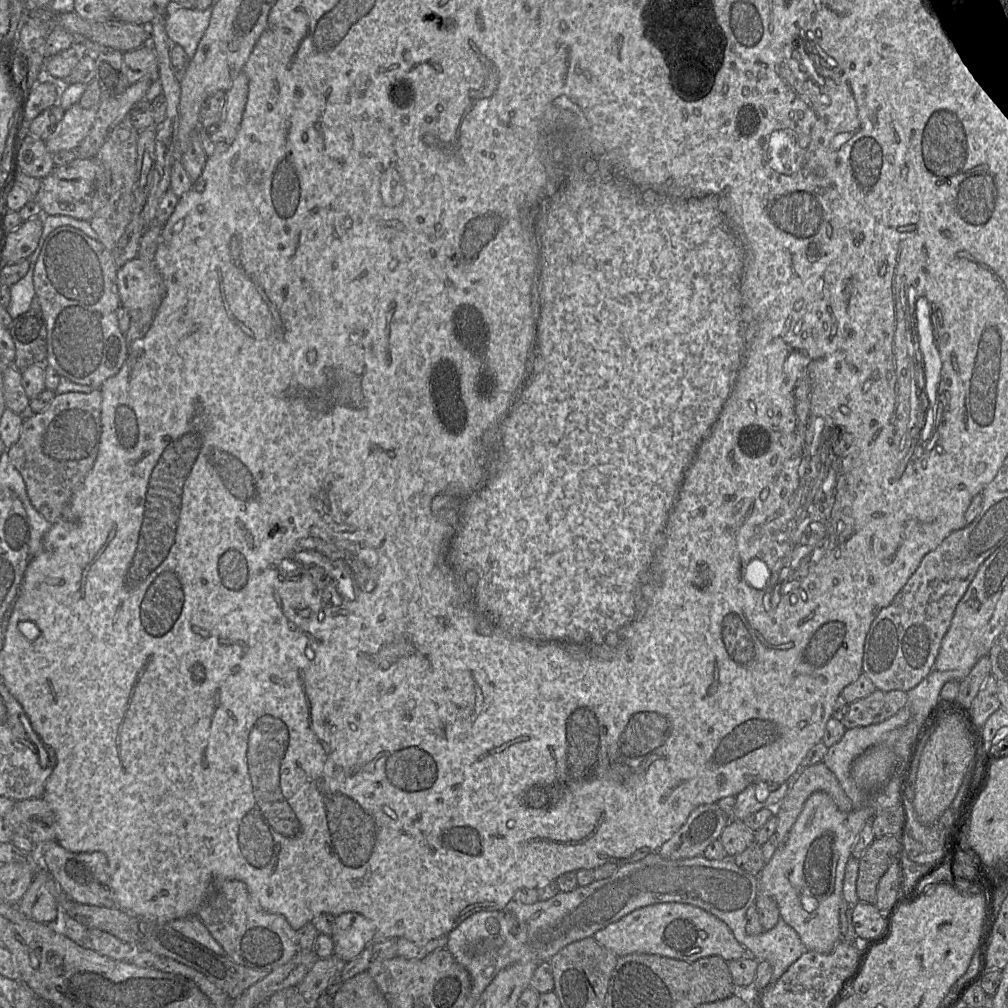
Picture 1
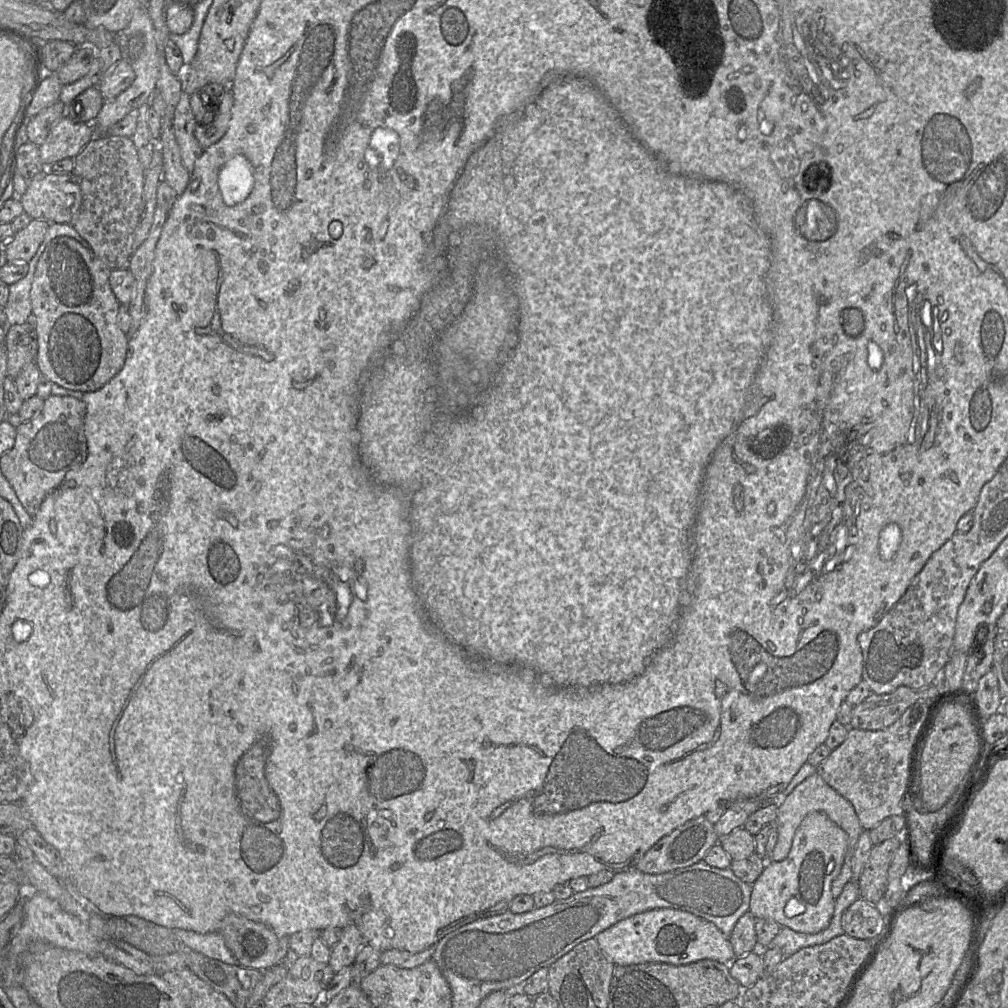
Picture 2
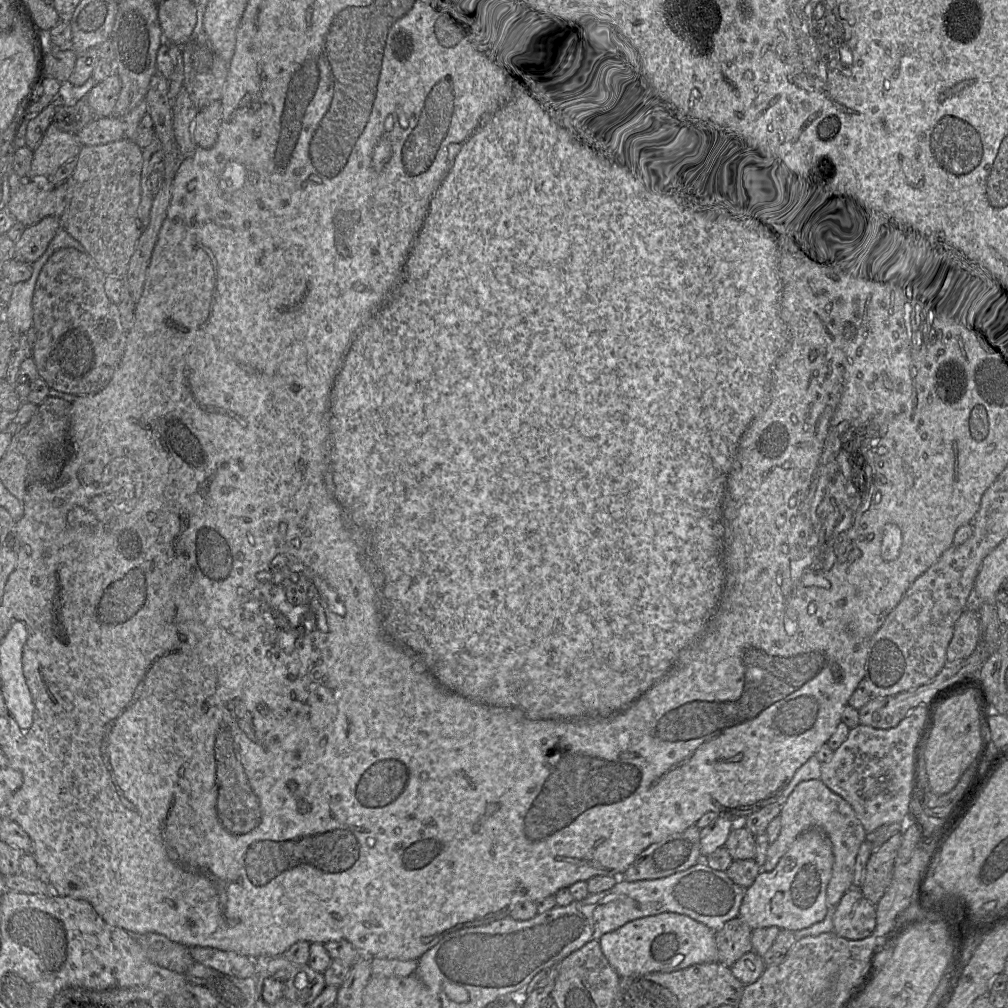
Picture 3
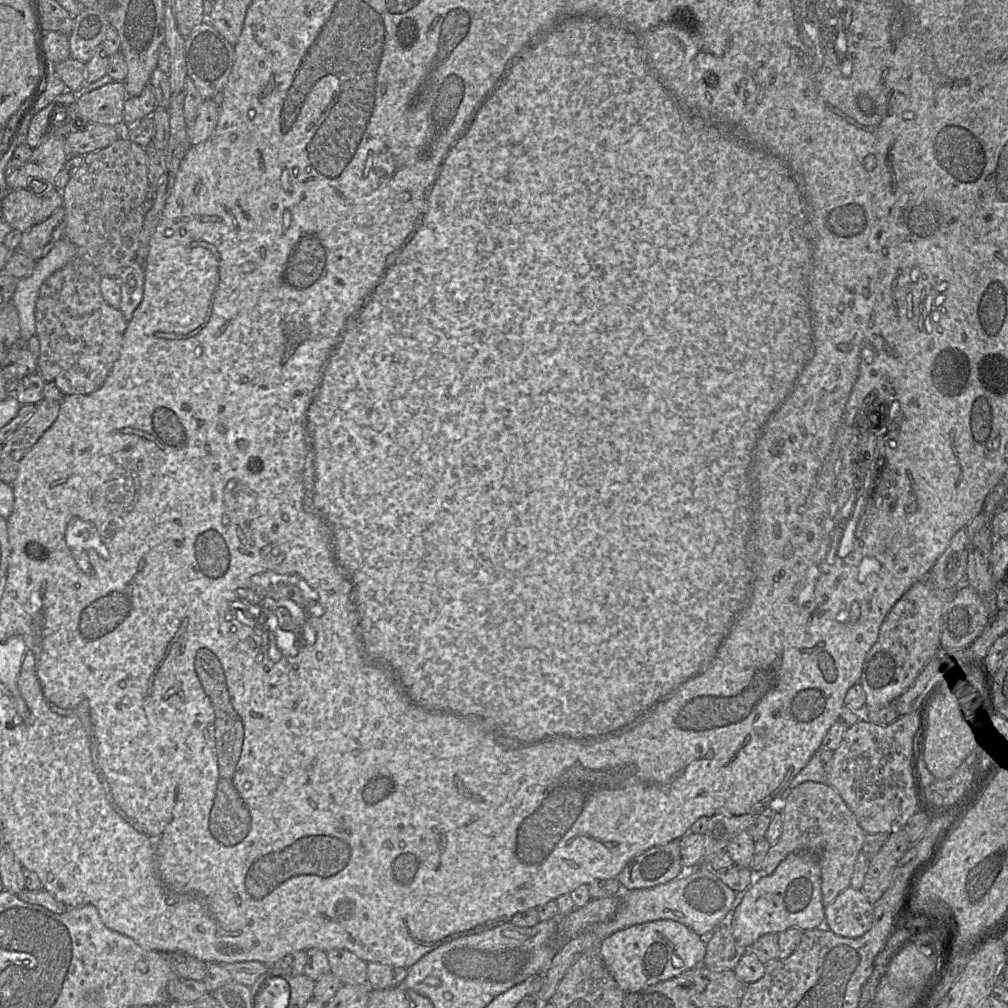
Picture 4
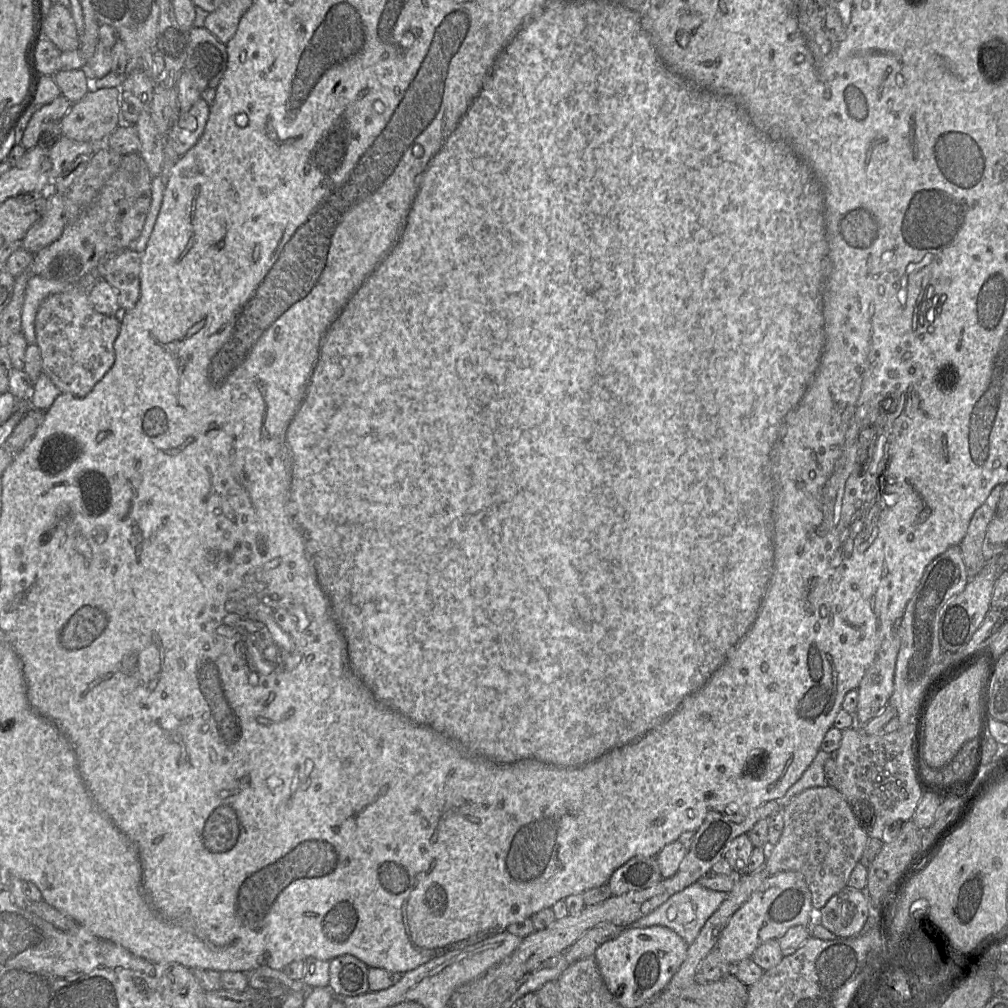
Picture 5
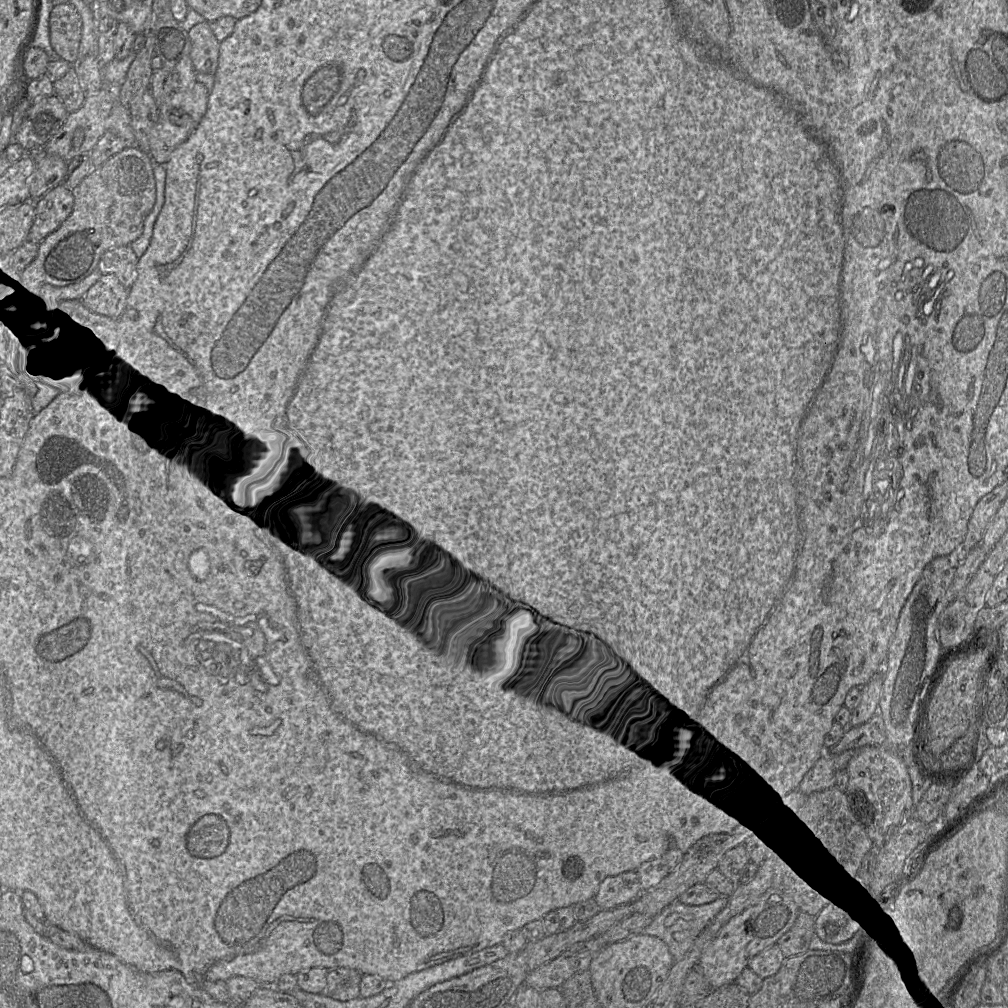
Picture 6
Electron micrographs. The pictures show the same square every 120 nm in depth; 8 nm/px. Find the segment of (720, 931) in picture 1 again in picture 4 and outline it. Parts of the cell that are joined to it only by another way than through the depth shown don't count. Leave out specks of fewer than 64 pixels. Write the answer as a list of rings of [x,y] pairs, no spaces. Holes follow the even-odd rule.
[[[660,919],[635,924],[604,937],[600,954],[621,990],[633,993],[700,966],[706,954],[706,938],[680,922]]]

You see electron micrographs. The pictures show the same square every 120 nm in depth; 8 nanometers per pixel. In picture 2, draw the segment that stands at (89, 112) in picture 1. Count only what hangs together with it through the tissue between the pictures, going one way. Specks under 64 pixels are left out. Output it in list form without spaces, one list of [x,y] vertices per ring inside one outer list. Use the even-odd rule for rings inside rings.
[[[62,116],[51,128],[45,142],[39,146],[39,155],[45,167],[64,158],[75,158],[78,153],[96,136],[92,123],[73,122],[67,116]]]

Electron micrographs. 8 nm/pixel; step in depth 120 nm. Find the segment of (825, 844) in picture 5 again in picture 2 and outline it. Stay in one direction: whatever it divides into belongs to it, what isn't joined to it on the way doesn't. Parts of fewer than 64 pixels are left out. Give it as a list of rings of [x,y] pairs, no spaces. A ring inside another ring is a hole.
[[[815,772],[798,784],[793,791],[786,797],[784,802],[778,807],[776,817],[776,827],[778,829],[778,838],[775,848],[768,858],[768,861],[780,862],[785,860],[790,852],[792,841],[797,828],[802,820],[812,812],[823,812],[847,834],[847,849],[840,874],[832,882],[831,891],[835,900],[842,893],[845,885],[852,880],[853,856],[859,836],[863,828],[853,805],[841,796],[837,791],[830,787],[823,778]]]

